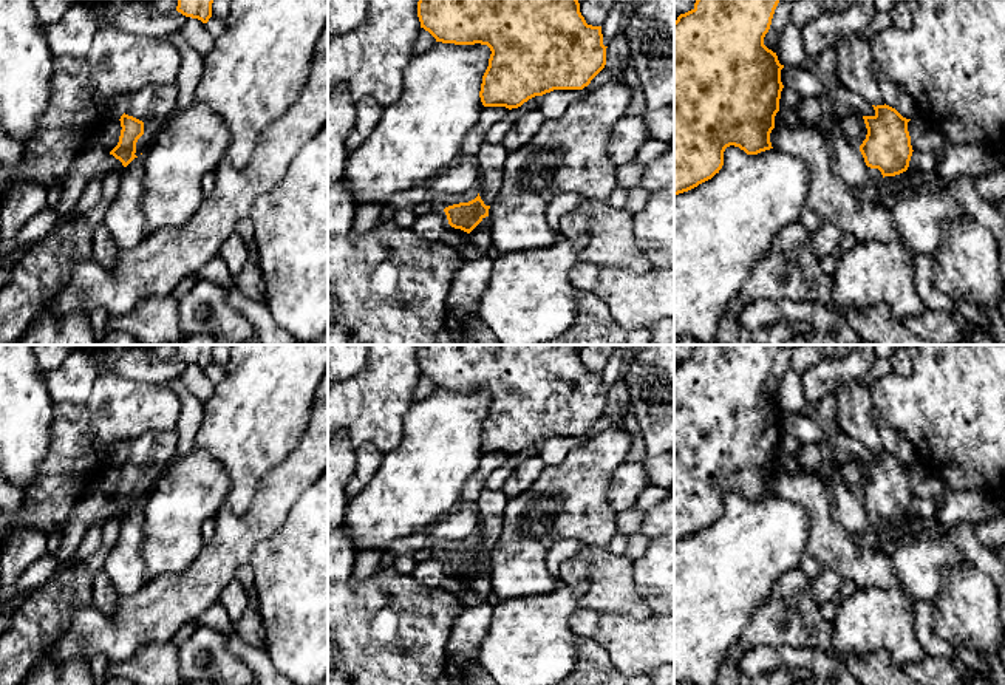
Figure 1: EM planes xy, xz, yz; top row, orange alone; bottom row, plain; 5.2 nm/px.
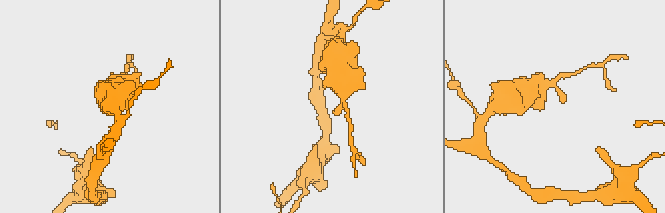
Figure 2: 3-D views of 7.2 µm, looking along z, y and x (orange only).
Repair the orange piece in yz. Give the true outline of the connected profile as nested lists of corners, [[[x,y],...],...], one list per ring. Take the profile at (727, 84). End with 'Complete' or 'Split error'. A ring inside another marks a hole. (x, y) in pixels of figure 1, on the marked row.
[[[696,0],[694,8],[680,14],[674,22],[674,196],[688,192],[699,184],[711,179],[724,165],[724,152],[734,145],[747,155],[758,155],[770,150],[770,133],[775,128],[775,116],[779,111],[781,91],[781,70],[776,53],[764,45],[764,37],[770,29],[772,19],[779,0]]]. Complete

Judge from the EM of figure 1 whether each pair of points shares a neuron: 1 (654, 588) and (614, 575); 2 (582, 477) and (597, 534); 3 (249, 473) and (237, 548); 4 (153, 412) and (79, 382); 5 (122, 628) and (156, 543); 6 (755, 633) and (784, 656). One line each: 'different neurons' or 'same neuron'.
1: different neurons
2: same neuron
3: different neurons
4: different neurons
5: different neurons
6: different neurons

